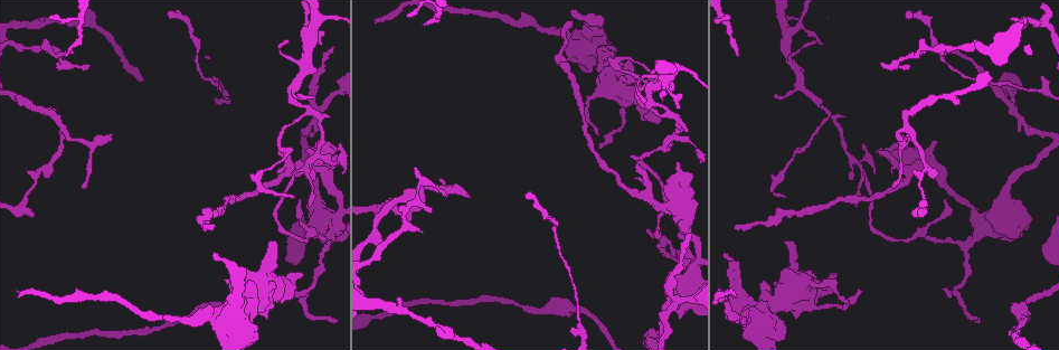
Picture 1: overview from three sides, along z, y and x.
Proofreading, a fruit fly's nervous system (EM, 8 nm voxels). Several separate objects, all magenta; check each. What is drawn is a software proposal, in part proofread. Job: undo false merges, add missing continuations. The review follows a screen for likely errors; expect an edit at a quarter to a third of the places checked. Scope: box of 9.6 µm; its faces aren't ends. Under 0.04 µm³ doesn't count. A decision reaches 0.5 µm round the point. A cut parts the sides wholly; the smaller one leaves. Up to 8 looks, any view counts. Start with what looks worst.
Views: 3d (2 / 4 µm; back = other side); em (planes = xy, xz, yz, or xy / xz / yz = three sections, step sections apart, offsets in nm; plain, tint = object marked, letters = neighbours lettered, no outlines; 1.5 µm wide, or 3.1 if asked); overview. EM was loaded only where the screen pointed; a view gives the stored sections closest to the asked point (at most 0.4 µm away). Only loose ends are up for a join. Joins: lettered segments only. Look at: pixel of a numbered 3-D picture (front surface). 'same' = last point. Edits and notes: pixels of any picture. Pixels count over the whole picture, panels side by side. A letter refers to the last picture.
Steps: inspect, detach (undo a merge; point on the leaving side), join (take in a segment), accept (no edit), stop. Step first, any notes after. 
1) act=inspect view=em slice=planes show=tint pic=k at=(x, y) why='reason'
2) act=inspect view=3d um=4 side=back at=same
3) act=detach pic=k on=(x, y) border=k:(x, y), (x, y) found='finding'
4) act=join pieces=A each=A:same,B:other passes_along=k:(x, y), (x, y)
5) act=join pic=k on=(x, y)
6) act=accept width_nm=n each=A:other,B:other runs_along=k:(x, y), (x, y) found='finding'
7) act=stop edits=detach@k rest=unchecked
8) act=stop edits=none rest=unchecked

act=inspect view=em slice=planes show=letters pic=1 at=(375, 24) why='free end'

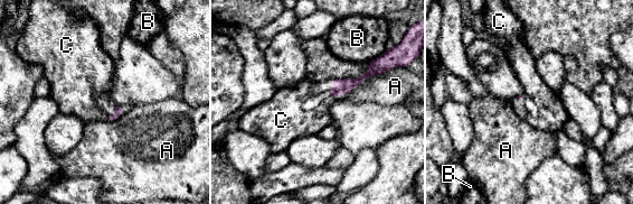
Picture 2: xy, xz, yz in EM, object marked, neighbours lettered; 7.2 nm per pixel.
act=join pieces=C longest_contact=A:380nm each=A:other,B:other,C:same passes_along=2:(117, 110), (110, 118), (79, 101) found='it goes on there'

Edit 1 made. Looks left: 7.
act=inspect view=overview why='redraw'

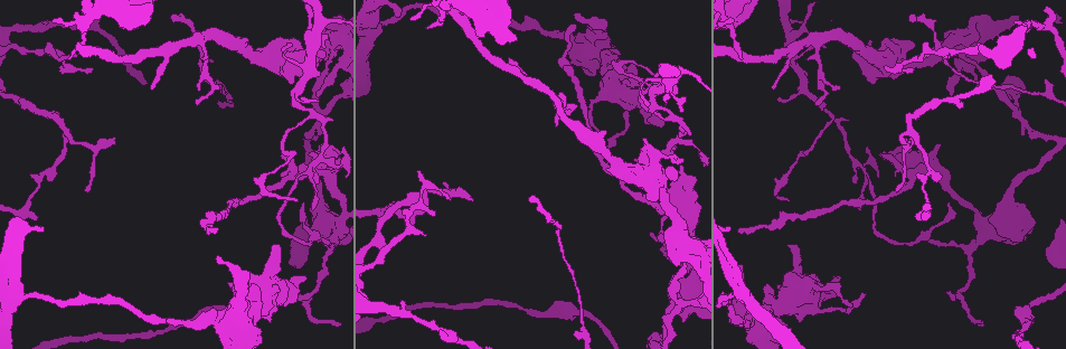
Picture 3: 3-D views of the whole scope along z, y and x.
act=inspect view=em slice=planes show=letters pic=3 at=(282, 156) why='free end'

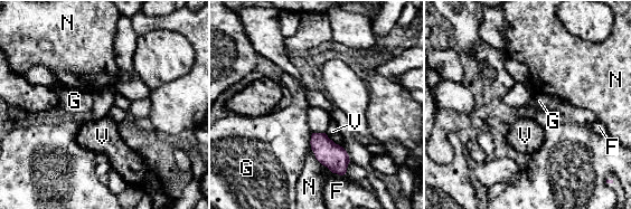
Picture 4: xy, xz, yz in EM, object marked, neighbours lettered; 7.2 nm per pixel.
act=accept longest_contact=N:240nm each=F:other,G:other,N:other,V:other border=4:(311, 149), (314, 157), (332, 172) found='none of them fits'

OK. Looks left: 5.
act=inspect view=em slice=planes show=letters pic=3 at=(912, 141) why='tapers out'

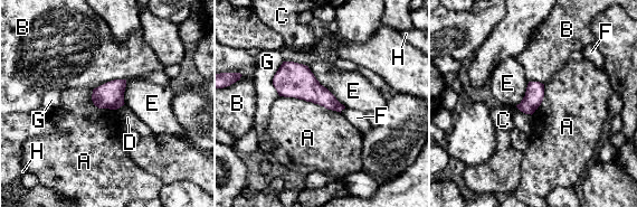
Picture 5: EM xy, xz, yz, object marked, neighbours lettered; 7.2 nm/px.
act=accept width_nm=140 each=A:other,B:other,C:other,D:other,E:other,F:other,G:other,H:other found='none of them fits'

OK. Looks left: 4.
act=stop edits=join@2 rest=unchecked

